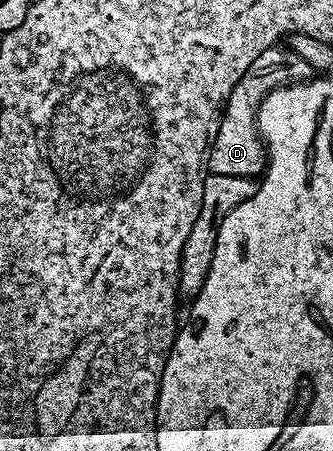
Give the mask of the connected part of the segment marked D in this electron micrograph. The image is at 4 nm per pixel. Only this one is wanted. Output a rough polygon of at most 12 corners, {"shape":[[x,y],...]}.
{"shape":[[273,45],[233,84],[206,169],[258,179],[267,169],[259,109],[311,66]]}

